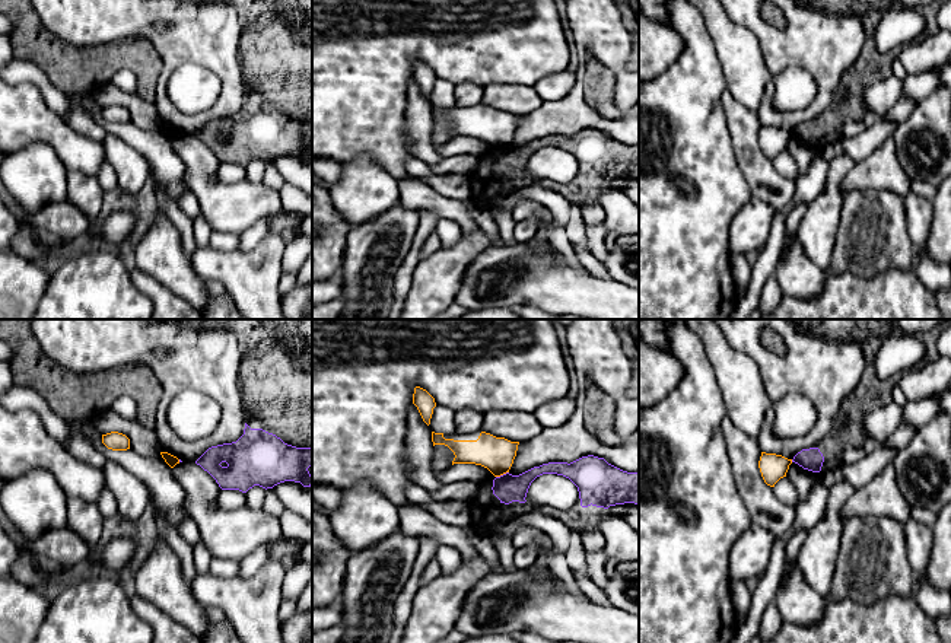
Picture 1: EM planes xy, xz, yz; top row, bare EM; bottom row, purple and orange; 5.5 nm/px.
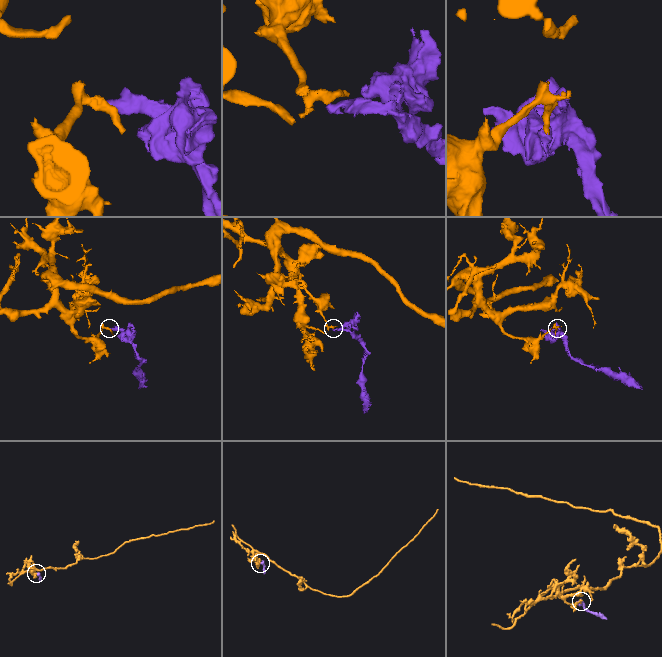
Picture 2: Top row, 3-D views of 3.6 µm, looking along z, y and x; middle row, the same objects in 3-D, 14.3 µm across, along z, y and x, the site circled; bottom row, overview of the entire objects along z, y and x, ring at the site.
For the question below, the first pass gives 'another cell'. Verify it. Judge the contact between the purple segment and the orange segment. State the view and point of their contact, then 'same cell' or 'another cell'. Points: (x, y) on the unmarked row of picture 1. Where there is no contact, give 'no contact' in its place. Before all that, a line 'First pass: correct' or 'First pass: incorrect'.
First pass: correct
contact xz (503, 147); another cell

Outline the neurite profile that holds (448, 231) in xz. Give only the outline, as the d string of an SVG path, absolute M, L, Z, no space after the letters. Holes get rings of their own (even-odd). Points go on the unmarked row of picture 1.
M439 219L435 227L435 232L442 246L455 245L462 235L461 226L451 219Z

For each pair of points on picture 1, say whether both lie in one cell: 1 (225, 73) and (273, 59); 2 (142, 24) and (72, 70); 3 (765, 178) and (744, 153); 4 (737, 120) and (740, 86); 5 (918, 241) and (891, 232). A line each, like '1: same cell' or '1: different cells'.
1: different cells
2: different cells
3: same cell
4: different cells
5: different cells

